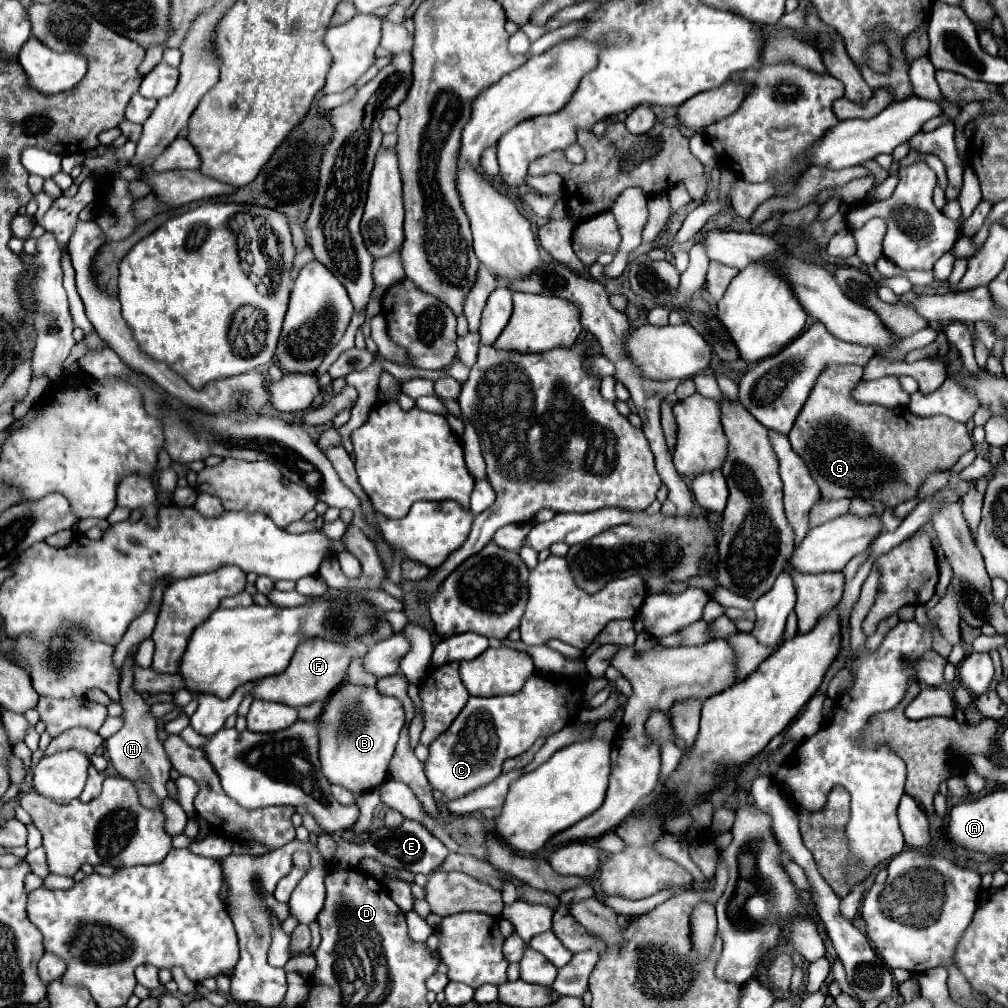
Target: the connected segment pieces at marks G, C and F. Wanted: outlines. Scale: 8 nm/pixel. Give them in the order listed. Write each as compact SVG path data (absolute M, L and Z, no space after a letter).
M856 364L826 366L822 374L816 378L816 384L808 396L808 402L802 406L788 438L790 438L792 450L800 458L804 458L806 466L810 468L810 474L820 486L824 500L854 498L854 496L876 498L878 502L882 502L886 508L892 510L898 504L916 498L920 486L930 474L950 470L964 452L972 450L972 440L962 422L956 422L944 416L920 418L920 416L914 416L910 410L906 416L904 406L898 406L896 410L888 410L884 406L858 404L852 398L852 390L860 380L860 376L862 376L862 366L856 366Z
M534 674L526 686L512 696L472 696L452 726L430 744L430 756L424 762L428 782L448 800L462 798L476 788L490 784L500 776L506 758L526 752L536 738L552 736L562 730L576 714L576 706L580 708L580 698L580 688L562 686L540 674Z
M308 638L308 640L300 642L300 646L296 648L288 668L282 674L262 678L256 684L254 698L280 702L280 704L286 704L286 706L292 706L292 708L300 708L300 706L312 704L316 700L326 702L332 696L332 692L344 682L350 660L352 660L352 656L348 654L344 644L324 640L324 638Z

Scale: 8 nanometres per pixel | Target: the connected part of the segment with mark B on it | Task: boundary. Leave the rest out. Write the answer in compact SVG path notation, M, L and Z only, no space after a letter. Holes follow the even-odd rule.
M344 682L328 700L320 720L324 724L320 732L320 764L322 774L330 780L330 784L338 784L358 796L388 778L388 764L406 720L398 698L382 696L376 688ZM350 706L362 708L356 708L358 712L350 712Z

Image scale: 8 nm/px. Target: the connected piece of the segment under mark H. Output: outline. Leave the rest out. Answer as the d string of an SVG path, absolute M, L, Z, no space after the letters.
M136 646L132 648L132 654L128 656L128 662L124 662L124 670L122 670L122 682L120 682L120 694L122 694L122 706L124 706L124 726L120 732L116 732L114 736L110 736L104 744L108 750L108 758L112 762L112 766L116 768L118 774L122 774L128 780L136 780L136 778L146 778L152 786L152 790L156 792L158 798L164 800L168 796L166 784L170 780L170 770L172 770L172 762L162 746L162 742L156 736L156 718L150 714L150 708L144 704L142 696L138 692L132 690L132 666L134 666L134 656Z

